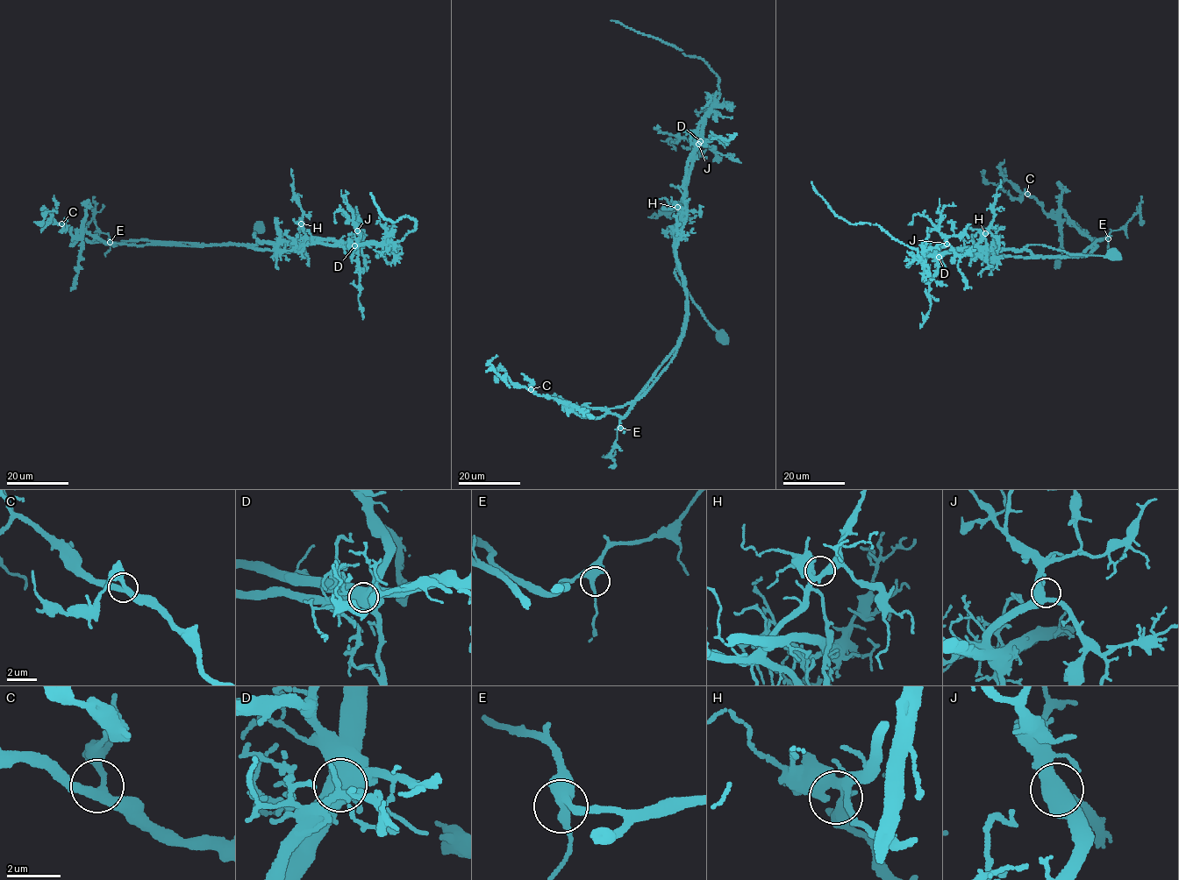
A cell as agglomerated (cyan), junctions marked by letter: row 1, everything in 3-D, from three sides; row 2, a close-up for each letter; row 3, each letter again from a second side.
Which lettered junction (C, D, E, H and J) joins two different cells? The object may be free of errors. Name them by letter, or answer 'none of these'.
D

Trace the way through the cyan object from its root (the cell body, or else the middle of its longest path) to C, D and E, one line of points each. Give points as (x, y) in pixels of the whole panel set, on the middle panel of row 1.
C: (720, 337), (679, 281), (676, 269), (686, 294), (681, 344), (639, 398), (606, 409), (575, 408), (531, 389)
D: (720, 337), (675, 272), (676, 226), (682, 209), (692, 154), (700, 141)
E: (720, 337), (679, 281), (675, 273), (676, 269), (684, 280), (686, 294), (682, 336), (620, 420), (620, 428)

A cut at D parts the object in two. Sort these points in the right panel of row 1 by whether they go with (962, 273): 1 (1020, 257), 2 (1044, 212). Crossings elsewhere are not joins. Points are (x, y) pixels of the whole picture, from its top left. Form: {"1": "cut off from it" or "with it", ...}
{"1": "with it", "2": "with it"}

